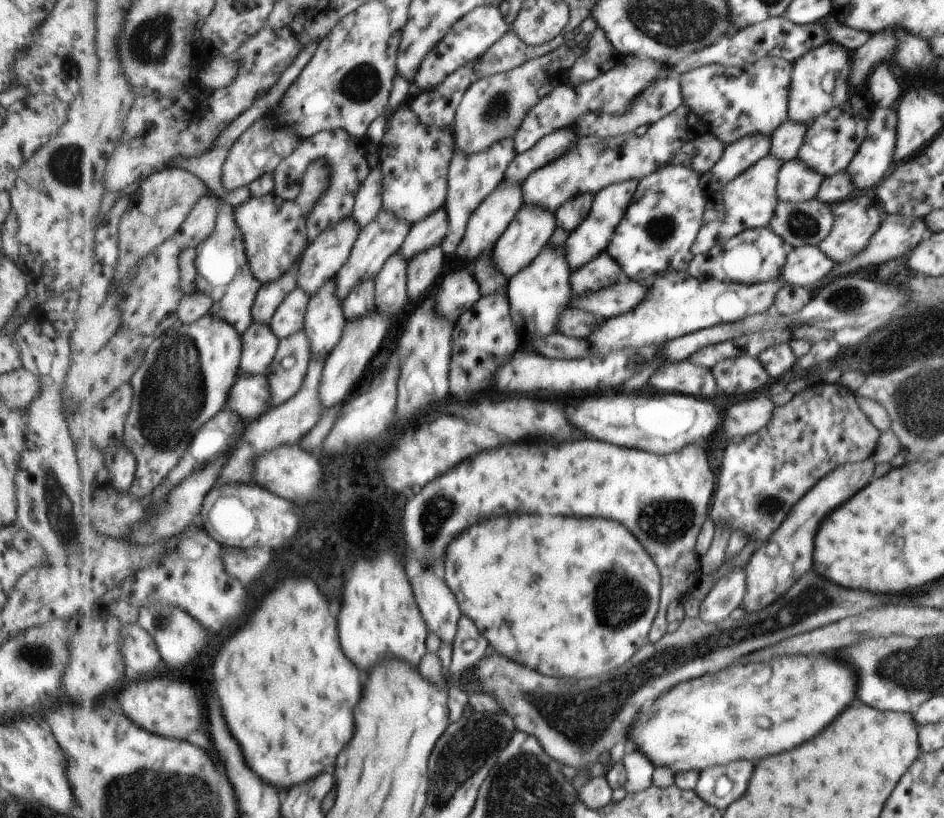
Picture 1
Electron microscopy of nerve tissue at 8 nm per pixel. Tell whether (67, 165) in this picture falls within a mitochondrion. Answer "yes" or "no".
yes

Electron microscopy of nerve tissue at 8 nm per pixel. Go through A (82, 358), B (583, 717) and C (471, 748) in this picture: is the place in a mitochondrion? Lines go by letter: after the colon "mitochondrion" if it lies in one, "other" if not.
A: other
B: mitochondrion
C: mitochondrion

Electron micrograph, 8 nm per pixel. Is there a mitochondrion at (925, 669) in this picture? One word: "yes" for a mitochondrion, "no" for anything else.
yes

